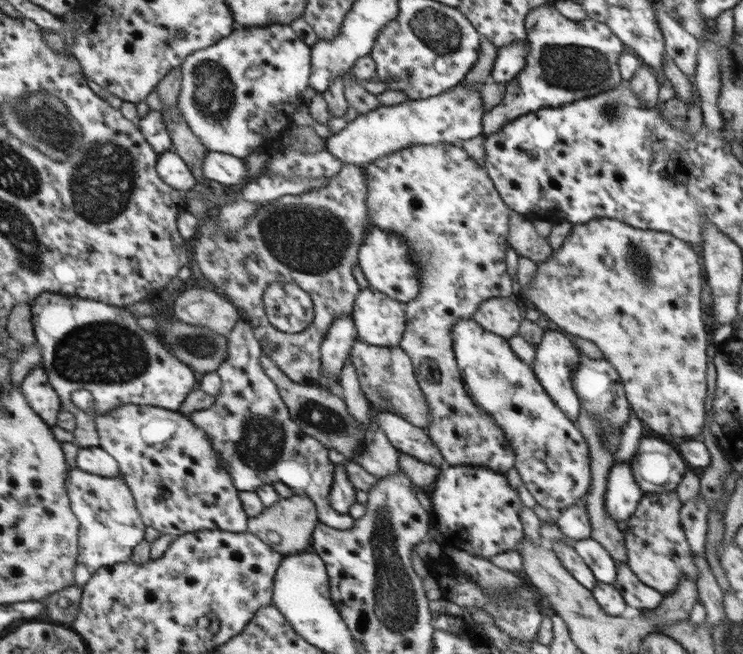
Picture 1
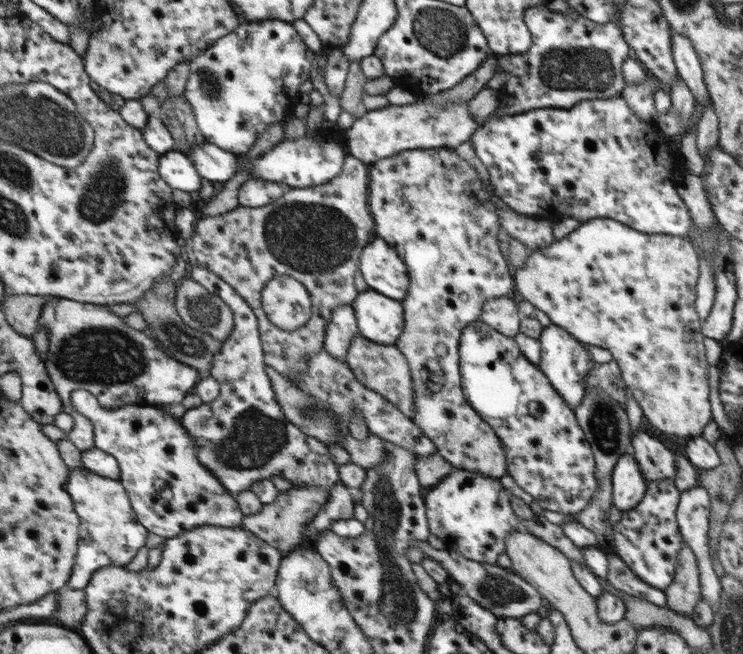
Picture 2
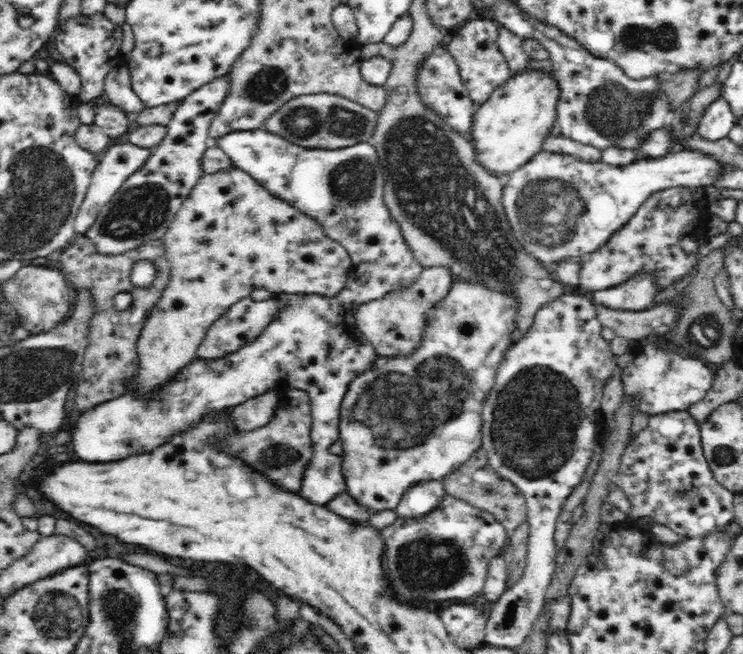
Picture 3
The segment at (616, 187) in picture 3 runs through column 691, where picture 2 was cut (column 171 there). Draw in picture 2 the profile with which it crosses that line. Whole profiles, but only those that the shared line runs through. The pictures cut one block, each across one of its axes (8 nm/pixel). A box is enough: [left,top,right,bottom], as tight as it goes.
[160,150,200,193]

